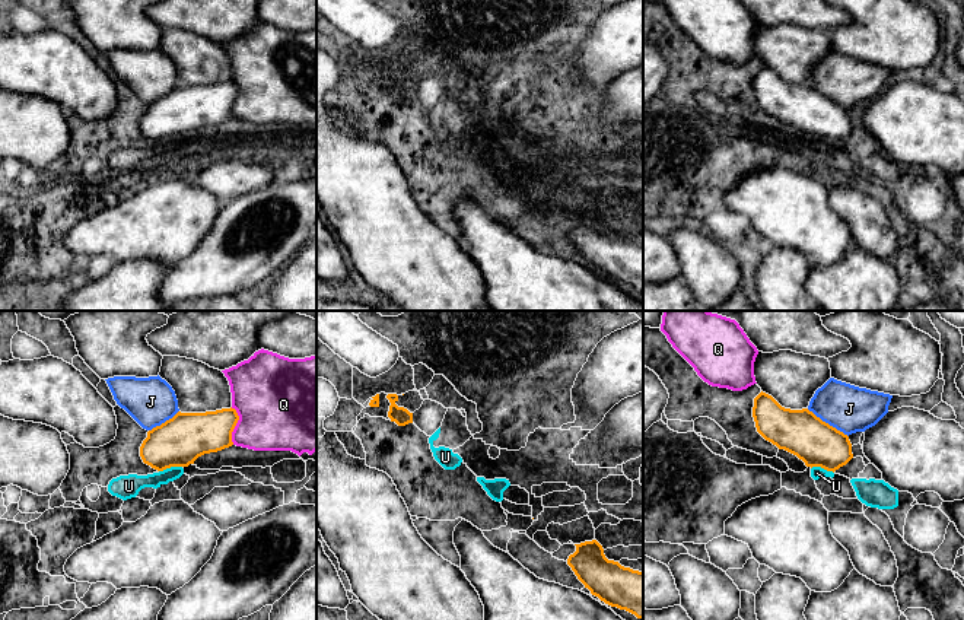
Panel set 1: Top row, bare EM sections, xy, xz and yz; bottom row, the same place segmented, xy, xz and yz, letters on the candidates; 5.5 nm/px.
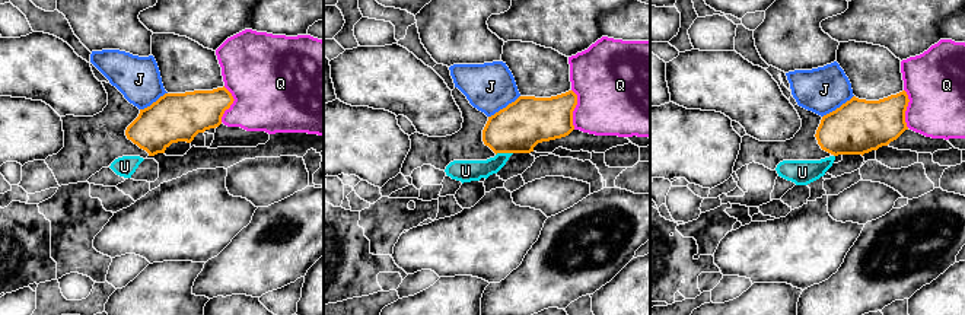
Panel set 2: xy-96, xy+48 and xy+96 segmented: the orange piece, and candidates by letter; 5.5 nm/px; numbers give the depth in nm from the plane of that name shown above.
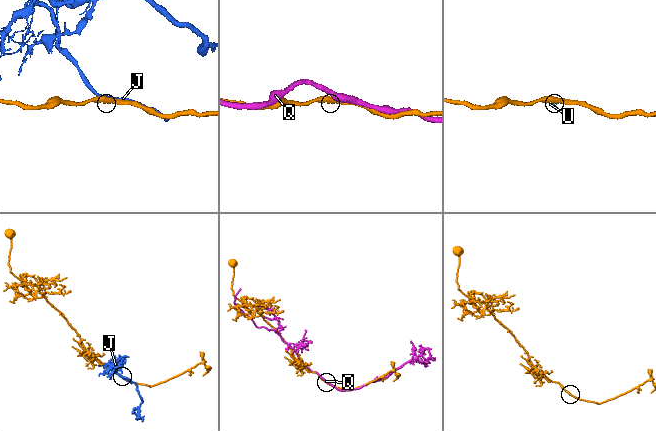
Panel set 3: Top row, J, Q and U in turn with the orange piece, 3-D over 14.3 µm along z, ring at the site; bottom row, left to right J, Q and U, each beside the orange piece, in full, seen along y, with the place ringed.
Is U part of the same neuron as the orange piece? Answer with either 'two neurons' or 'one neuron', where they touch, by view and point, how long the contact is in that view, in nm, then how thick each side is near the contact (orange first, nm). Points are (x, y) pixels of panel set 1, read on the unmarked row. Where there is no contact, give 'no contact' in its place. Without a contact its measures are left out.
two neurons; contact xy (169, 140); length 130 nm; calibres 280 and 130 nm

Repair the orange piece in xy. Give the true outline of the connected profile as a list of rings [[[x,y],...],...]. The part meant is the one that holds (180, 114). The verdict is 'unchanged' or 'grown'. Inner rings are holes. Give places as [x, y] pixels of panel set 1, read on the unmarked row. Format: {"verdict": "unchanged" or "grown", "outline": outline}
{"verdict": "unchanged", "outline": [[[235,82],[181,86],[147,105],[140,120],[144,137],[158,144],[188,140],[210,125],[233,118],[232,105],[239,93]]]}

